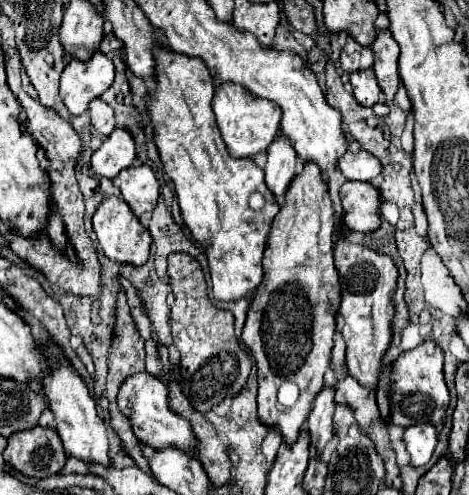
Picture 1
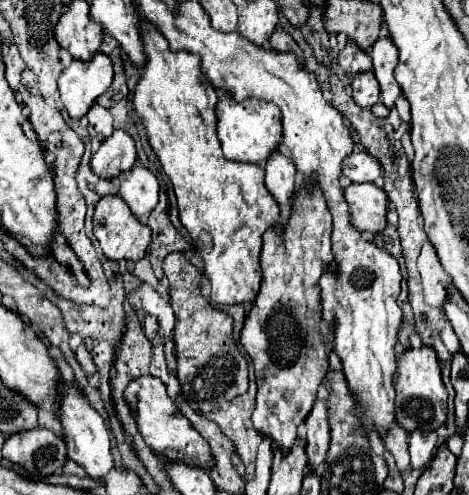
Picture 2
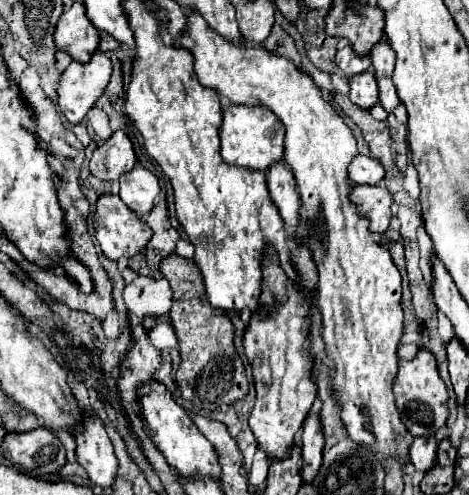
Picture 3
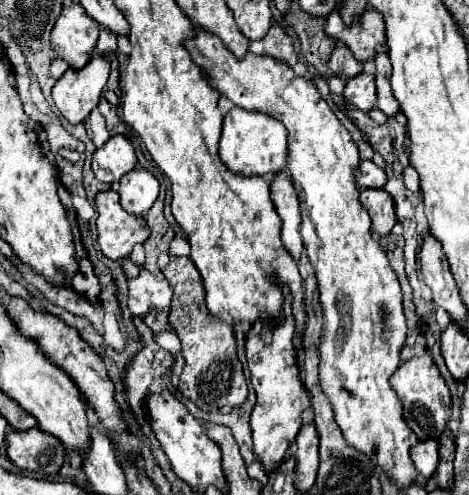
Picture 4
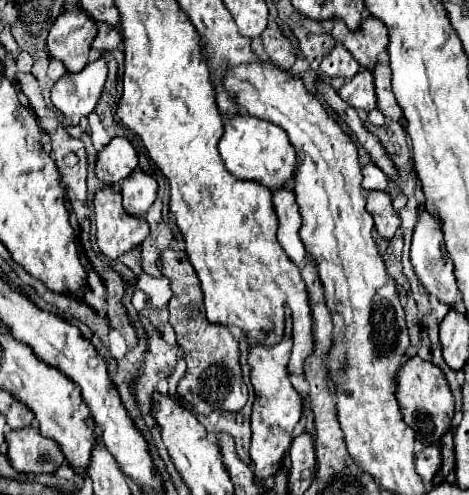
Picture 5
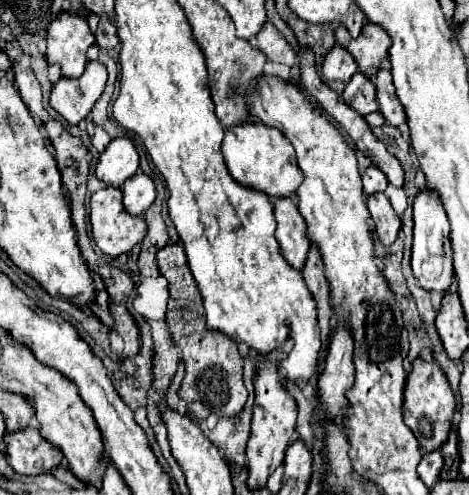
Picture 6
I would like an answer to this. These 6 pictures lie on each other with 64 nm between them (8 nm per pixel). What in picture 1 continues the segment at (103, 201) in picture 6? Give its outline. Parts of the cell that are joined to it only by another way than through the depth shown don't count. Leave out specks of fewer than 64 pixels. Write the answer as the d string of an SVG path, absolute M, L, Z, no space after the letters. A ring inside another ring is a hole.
M116 196L104 198L92 218L92 224L94 224L94 232L98 236L98 242L106 254L106 258L120 262L120 264L132 264L132 266L142 266L148 260L152 236L138 222L138 218L132 214L132 210L128 208L128 204L122 198L116 198Z

